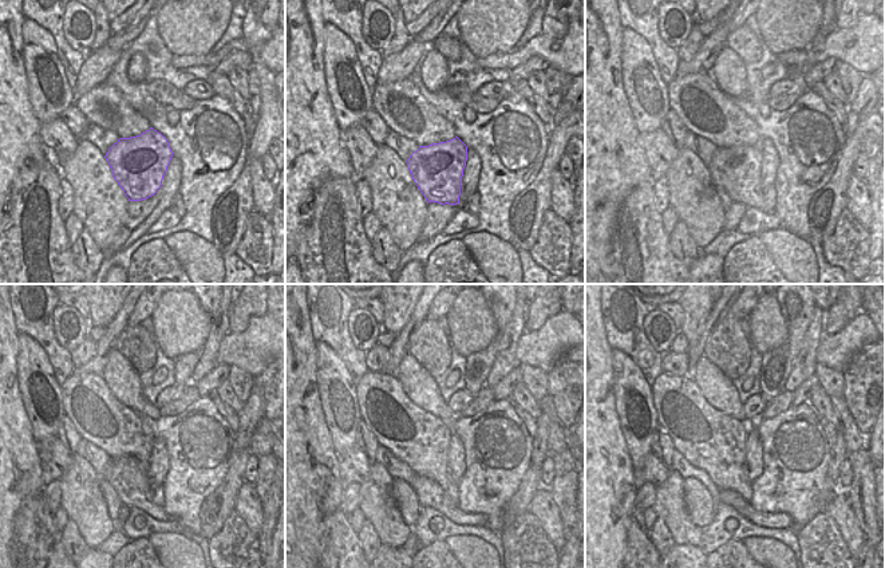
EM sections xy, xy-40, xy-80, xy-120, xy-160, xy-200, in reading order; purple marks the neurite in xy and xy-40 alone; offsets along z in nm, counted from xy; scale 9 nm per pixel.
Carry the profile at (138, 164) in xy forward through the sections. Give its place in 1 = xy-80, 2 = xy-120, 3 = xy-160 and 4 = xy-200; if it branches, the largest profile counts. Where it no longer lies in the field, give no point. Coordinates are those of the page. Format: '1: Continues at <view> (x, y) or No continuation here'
1: Continues at xy-80 (735, 170)
2: Continues at xy-120 (127, 476)
3: Continues at xy-160 (430, 493)
4: Continues at xy-200 (766, 520).

